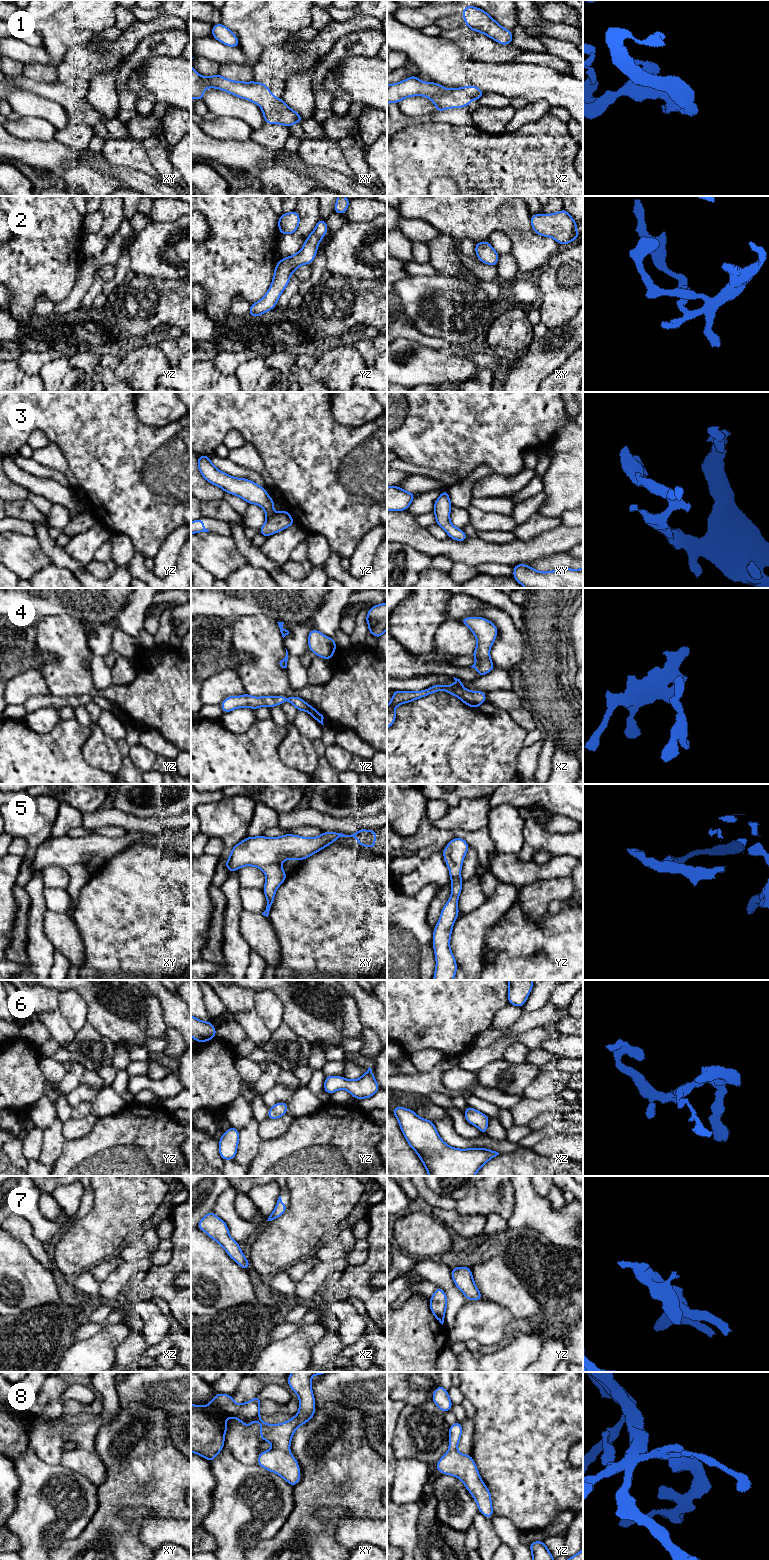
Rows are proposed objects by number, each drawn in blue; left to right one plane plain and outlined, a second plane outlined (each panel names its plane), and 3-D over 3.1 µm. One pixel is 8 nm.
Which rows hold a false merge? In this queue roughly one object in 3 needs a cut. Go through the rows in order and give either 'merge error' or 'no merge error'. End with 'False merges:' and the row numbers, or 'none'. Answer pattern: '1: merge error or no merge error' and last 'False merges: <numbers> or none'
1: no merge error
2: no merge error
3: no merge error
4: no merge error
5: no merge error
6: no merge error
7: no merge error
8: no merge error
False merges: none

